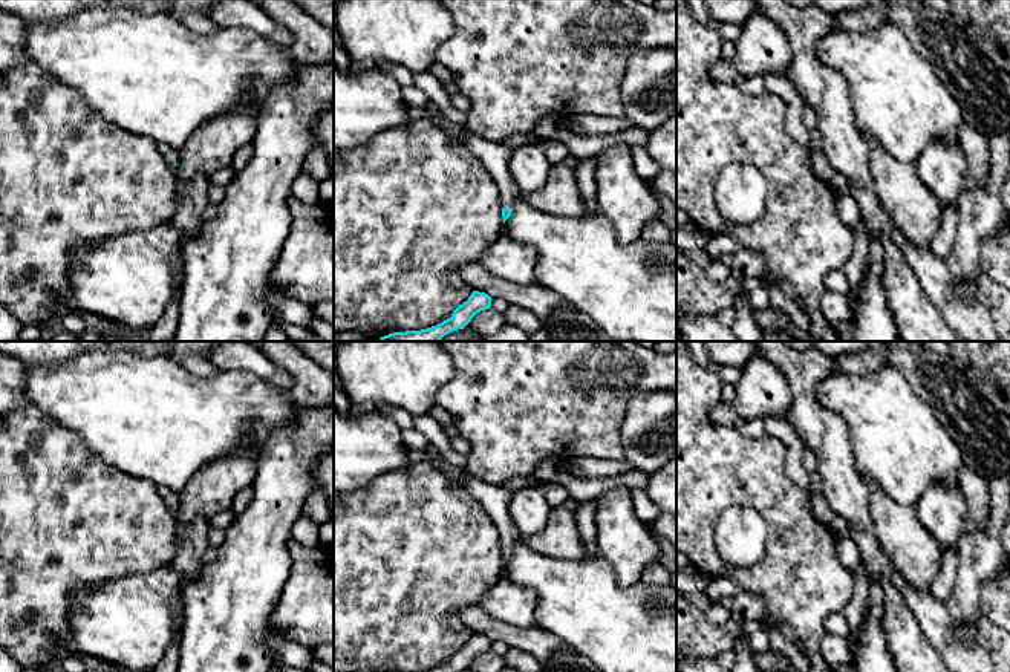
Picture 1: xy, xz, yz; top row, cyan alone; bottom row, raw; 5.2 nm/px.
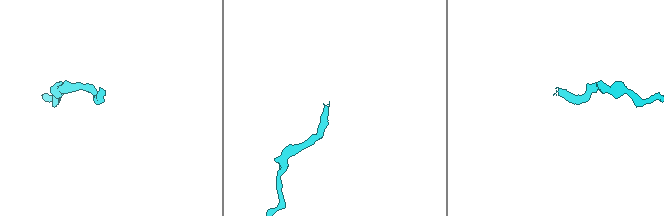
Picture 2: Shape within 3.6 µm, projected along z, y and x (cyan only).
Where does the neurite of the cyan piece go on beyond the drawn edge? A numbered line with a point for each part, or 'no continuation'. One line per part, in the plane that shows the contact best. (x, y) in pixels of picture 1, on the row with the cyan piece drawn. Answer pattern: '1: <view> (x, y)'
1: xz (495, 156)

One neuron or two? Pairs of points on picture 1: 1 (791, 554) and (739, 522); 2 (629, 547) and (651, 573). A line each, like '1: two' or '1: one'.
1: two
2: two

